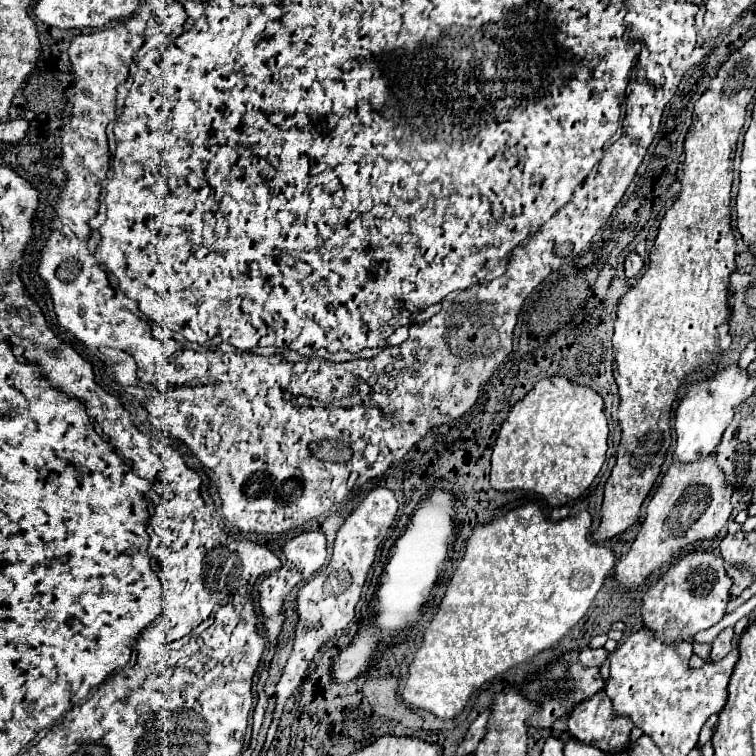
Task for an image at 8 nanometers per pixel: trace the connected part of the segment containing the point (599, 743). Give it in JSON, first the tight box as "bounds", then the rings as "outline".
{"bounds":[568,691,632,753],"outline":[[[598,691],[598,695],[586,699],[586,703],[580,703],[568,719],[568,733],[586,745],[594,745],[604,753],[622,753],[630,745],[630,731],[632,721],[624,715],[616,715],[612,709],[612,701],[604,691]]]}

